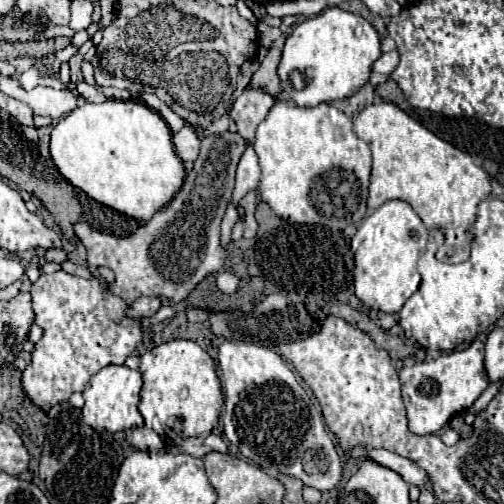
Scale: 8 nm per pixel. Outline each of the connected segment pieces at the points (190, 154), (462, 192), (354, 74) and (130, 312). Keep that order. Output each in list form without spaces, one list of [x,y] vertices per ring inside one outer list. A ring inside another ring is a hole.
[[[183,127],[181,131],[173,133],[173,145],[175,145],[175,153],[183,161],[195,161],[199,155],[201,141],[197,139],[193,127]]]
[[[381,101],[381,103],[367,105],[353,119],[353,129],[359,135],[359,139],[363,139],[373,151],[373,173],[371,173],[369,199],[367,199],[369,209],[377,209],[385,201],[391,201],[391,199],[407,201],[413,207],[413,211],[421,217],[421,221],[425,223],[427,229],[441,229],[445,233],[443,249],[439,249],[439,253],[437,253],[439,259],[443,259],[447,263],[465,261],[469,257],[469,249],[471,249],[471,241],[473,241],[471,225],[477,219],[477,205],[481,201],[485,201],[491,193],[491,183],[489,183],[487,171],[483,167],[475,165],[469,153],[439,139],[437,135],[433,135],[429,129],[425,129],[421,123],[411,119],[405,111],[401,111],[393,103]]]
[[[327,7],[317,17],[305,19],[295,25],[293,33],[287,37],[281,63],[279,63],[279,79],[281,89],[293,97],[299,107],[317,107],[319,103],[331,103],[337,99],[347,99],[359,87],[363,87],[371,75],[371,65],[381,57],[379,33],[375,27],[365,21],[361,15],[353,15],[341,7]]]
[[[137,297],[135,301],[131,301],[131,303],[127,305],[125,315],[131,317],[131,319],[145,319],[145,317],[151,317],[159,307],[161,307],[161,301],[159,301],[159,299]]]

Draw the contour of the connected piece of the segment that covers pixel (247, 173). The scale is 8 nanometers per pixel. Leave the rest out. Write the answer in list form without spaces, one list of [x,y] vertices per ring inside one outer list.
[[[247,145],[239,165],[237,165],[237,181],[235,181],[235,191],[233,195],[239,199],[243,195],[247,195],[249,191],[257,189],[259,185],[259,177],[261,177],[261,171],[259,171],[259,161],[257,161],[257,155],[253,151],[251,145]]]

